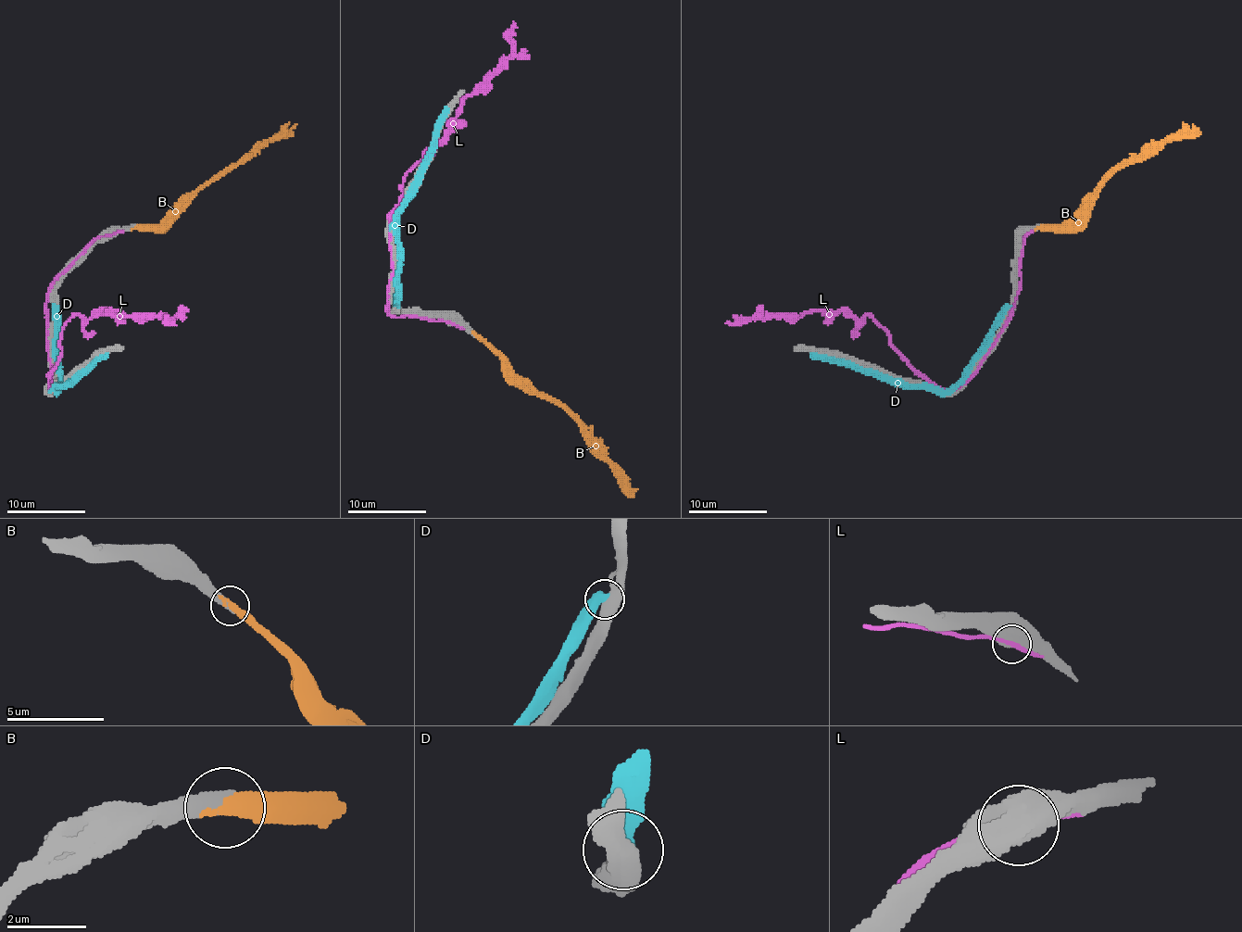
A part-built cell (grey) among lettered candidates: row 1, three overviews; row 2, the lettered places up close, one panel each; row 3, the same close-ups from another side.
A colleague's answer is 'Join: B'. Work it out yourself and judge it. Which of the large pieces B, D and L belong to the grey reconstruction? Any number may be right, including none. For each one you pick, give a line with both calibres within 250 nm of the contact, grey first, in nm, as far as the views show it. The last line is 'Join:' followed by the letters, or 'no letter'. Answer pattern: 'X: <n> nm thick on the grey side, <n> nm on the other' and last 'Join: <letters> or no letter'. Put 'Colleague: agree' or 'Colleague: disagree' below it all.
B: 440 nm thick on the grey side, 440 nm on the other
Join: B
Colleague: agree

